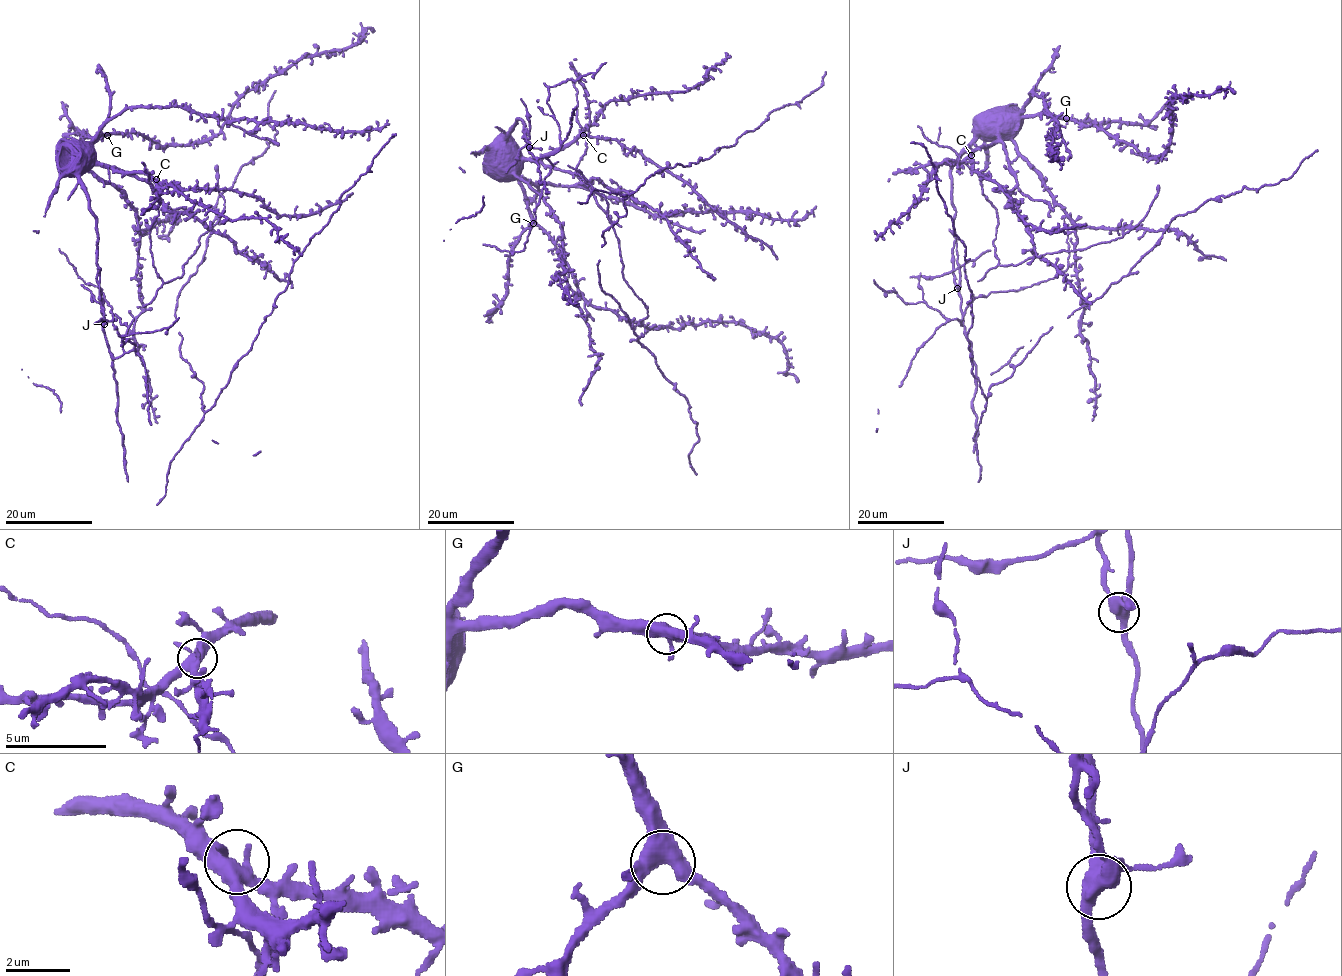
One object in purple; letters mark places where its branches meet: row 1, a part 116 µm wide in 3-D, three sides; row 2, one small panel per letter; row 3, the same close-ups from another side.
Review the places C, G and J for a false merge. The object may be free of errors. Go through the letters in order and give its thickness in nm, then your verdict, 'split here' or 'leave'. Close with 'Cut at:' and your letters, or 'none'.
C: 440 nm thick; leave
G: 480 nm thick; leave
J: 480 nm thick; split here
Cut at: J

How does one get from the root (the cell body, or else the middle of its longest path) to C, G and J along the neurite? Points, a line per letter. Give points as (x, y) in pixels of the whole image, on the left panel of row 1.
C: (198, 241), (181, 277), (164, 282), (150, 249), (150, 227), (159, 205), (156, 179)
G: (198, 241), (181, 277), (164, 282), (150, 249), (159, 191), (146, 174), (98, 165), (93, 142), (107, 135)
J: (198, 241), (181, 277), (165, 283), (150, 249), (155, 184), (99, 165), (80, 171), (96, 219), (104, 323)

